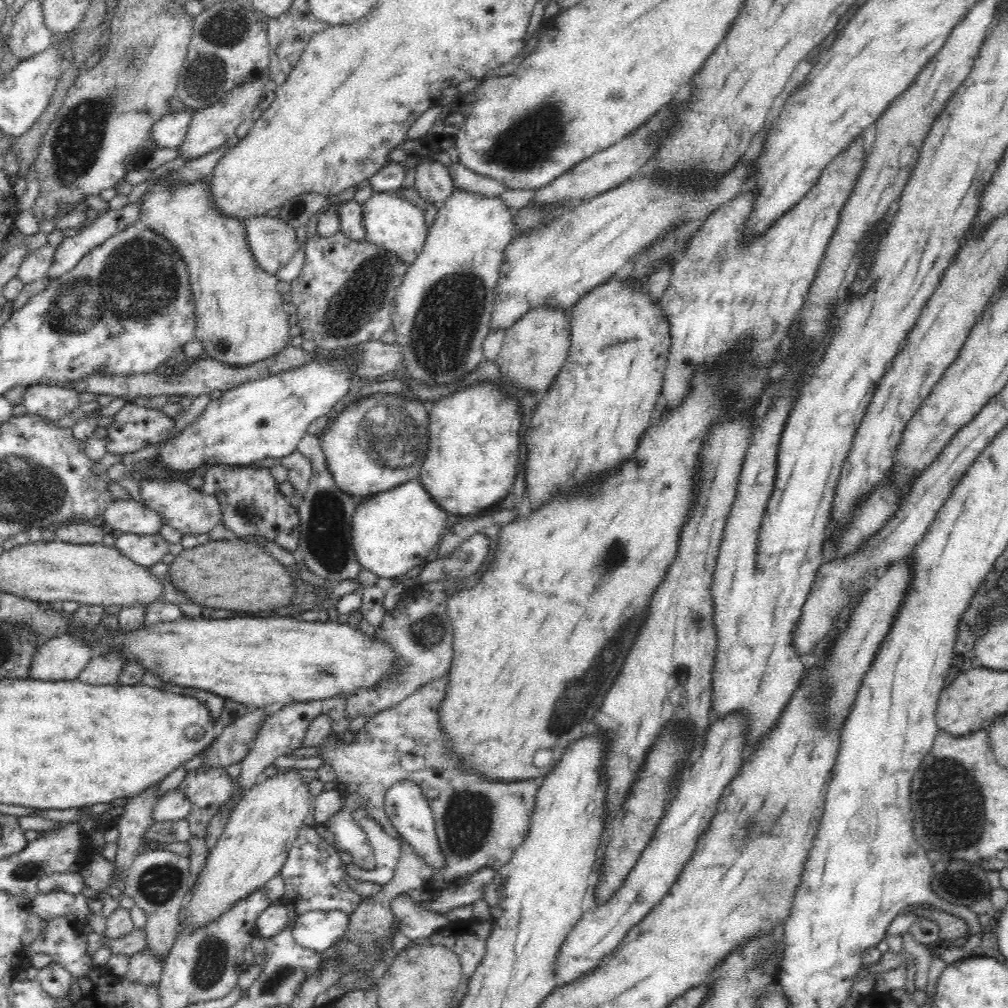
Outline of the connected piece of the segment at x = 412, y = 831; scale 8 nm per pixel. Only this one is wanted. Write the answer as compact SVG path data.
M409 780L396 782L396 784L390 786L386 791L383 809L393 824L393 827L399 831L401 837L408 842L408 844L411 844L414 850L416 850L416 853L424 861L433 868L440 870L440 868L444 866L444 855L442 855L442 851L440 851L440 847L438 847L433 816L428 802L426 802L426 799L422 796L421 788Z

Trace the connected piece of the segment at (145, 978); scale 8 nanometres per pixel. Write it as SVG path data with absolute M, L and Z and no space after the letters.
M143 947L130 957L126 976L133 982L158 985L164 968L164 960L164 955L158 957L154 955L150 947Z

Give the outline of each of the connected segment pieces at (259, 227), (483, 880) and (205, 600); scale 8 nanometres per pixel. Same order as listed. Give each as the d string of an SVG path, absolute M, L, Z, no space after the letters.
M262 215L246 220L246 239L258 264L270 274L284 268L294 256L296 230L279 218Z
M482 868L468 878L468 882L452 885L442 889L428 901L428 908L435 913L445 915L456 906L473 905L484 901L485 889L496 879L497 872L490 868Z
M243 537L209 540L206 544L185 549L170 564L166 576L174 586L184 589L188 597L194 598L192 601L202 606L249 614L288 606L296 594L294 578L288 568L276 560L262 543Z

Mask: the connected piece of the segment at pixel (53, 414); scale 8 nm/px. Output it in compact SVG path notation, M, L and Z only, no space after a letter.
M45 385L28 387L21 404L26 407L27 414L52 422L60 420L80 405L75 390Z

